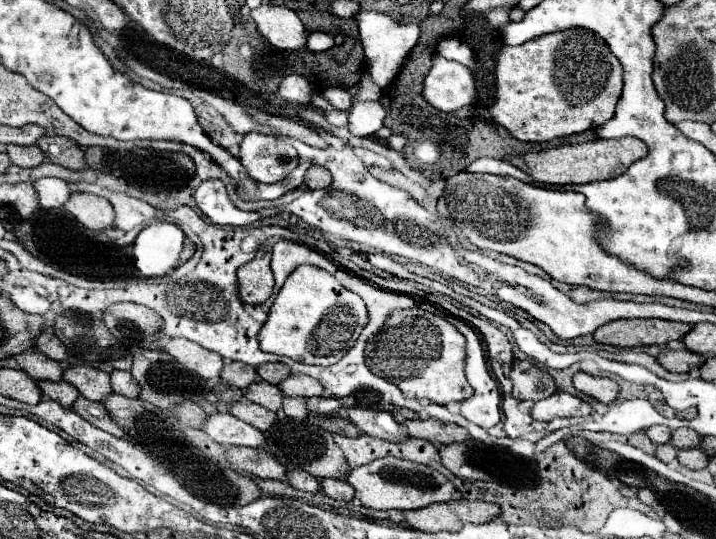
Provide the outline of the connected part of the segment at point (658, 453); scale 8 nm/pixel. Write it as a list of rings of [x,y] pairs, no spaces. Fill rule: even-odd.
[[[667,443],[667,445],[657,445],[657,449],[655,449],[655,457],[657,457],[659,461],[663,461],[663,463],[671,463],[671,461],[675,459],[675,455],[677,455],[677,449],[675,449],[671,443]]]

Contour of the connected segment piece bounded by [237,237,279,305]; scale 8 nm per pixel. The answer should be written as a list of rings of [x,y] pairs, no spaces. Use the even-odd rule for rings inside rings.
[[[277,237],[267,239],[253,261],[245,263],[243,267],[237,269],[237,279],[239,279],[239,297],[243,303],[249,305],[261,305],[263,301],[269,299],[273,291],[273,273],[271,273],[271,247],[279,241]]]

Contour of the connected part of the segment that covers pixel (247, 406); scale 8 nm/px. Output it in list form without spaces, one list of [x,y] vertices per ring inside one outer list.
[[[243,399],[239,403],[233,403],[231,405],[231,413],[237,419],[241,419],[241,421],[253,425],[253,427],[257,427],[259,431],[267,431],[273,425],[273,421],[277,419],[277,415],[273,411],[267,411],[265,407],[255,405],[255,403],[247,401],[247,399]]]

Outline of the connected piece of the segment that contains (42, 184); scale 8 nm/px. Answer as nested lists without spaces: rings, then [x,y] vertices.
[[[47,177],[47,179],[39,179],[33,183],[37,193],[39,193],[39,203],[43,209],[59,209],[63,207],[69,197],[71,197],[71,187],[69,183],[65,183],[63,179],[55,179],[55,177]]]

